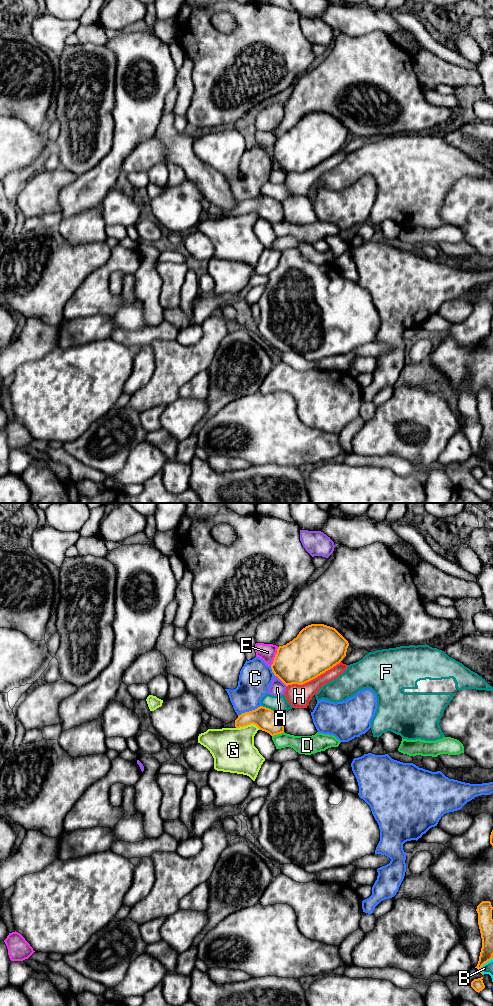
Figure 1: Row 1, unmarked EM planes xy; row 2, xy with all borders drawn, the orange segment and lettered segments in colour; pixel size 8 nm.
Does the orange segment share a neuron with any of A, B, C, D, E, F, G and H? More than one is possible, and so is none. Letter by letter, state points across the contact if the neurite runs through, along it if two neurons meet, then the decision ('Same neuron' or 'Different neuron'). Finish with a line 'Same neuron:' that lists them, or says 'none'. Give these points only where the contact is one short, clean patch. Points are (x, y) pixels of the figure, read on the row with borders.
A: Different neuron
B: Different neuron
C: Different neuron
D: Boundary: xy (283, 731), (272, 736). Different neuron
E: Different neuron
F: Different neuron
G: Different neuron
H: Different neuron
Same neuron: none

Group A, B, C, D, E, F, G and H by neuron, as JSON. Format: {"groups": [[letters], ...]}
{"groups": [["A"], ["B"], ["C"], ["D"], ["E"], ["F"], ["G"], ["H"]]}

